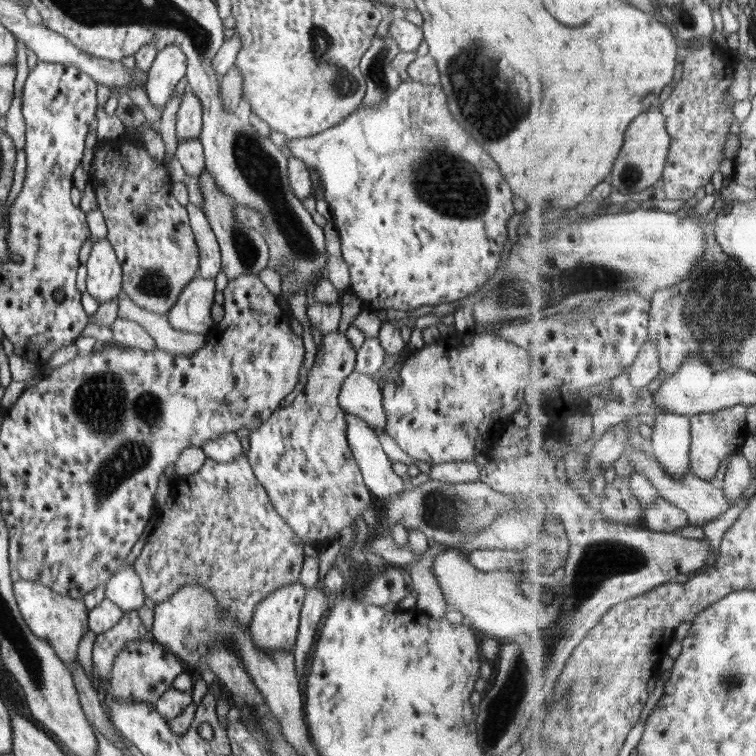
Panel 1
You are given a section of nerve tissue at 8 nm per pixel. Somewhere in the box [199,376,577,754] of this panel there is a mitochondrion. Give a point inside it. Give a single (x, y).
(502, 707)

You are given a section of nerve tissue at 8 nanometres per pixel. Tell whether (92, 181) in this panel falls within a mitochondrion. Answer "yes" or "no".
no

